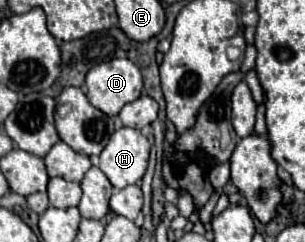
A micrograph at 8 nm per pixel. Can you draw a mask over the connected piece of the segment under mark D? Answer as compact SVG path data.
M127 58L93 66L85 76L85 84L89 102L107 116L117 116L125 104L137 100L143 92L141 70Z

